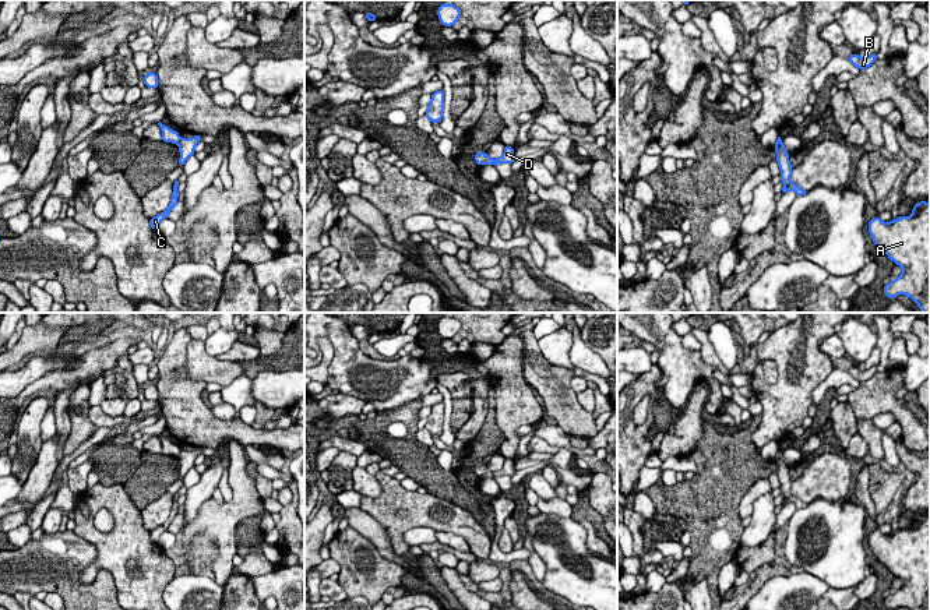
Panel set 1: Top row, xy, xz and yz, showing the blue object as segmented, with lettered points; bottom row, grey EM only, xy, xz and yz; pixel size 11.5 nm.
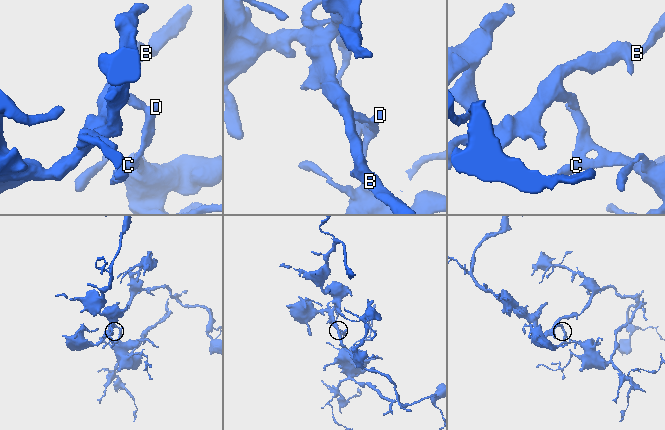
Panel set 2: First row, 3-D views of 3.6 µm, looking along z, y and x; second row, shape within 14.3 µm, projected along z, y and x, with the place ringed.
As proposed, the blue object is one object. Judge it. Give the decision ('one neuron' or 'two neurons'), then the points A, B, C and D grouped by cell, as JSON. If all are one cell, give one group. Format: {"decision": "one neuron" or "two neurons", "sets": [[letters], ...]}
{"decision": "two neurons", "sets": [["A", "C", "D"], ["B"]]}

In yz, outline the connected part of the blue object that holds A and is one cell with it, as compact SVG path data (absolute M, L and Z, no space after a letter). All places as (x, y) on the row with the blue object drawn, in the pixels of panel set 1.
M920 201L912 212L894 222L876 216L867 228L874 246L902 267L902 274L884 285L884 295L890 299L906 295L922 313L930 313L930 204Z

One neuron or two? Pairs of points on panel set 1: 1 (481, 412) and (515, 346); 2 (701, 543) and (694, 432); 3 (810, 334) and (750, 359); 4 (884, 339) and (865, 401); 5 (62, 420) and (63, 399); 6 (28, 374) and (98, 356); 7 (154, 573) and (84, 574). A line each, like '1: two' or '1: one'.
1: two
2: two
3: two
4: two
5: one
6: two
7: one

